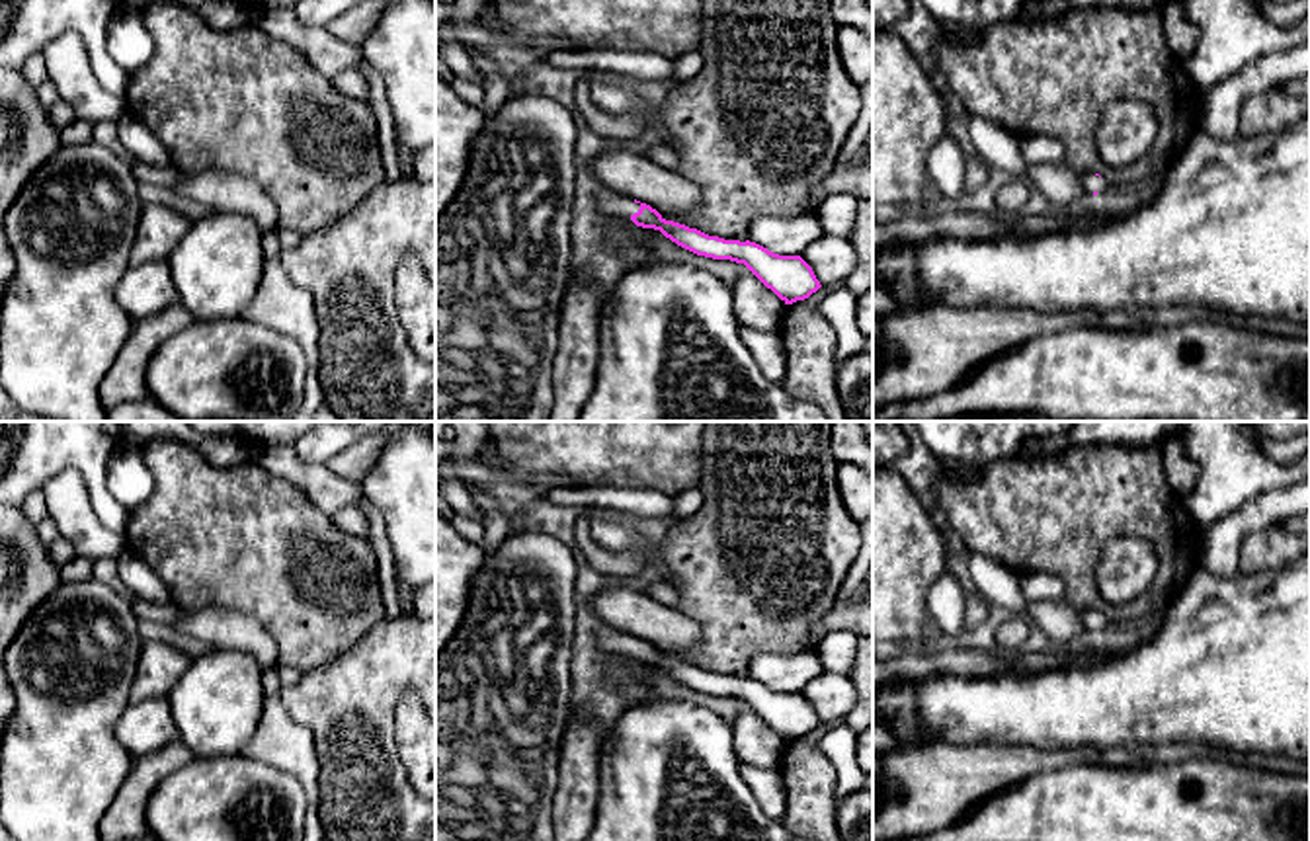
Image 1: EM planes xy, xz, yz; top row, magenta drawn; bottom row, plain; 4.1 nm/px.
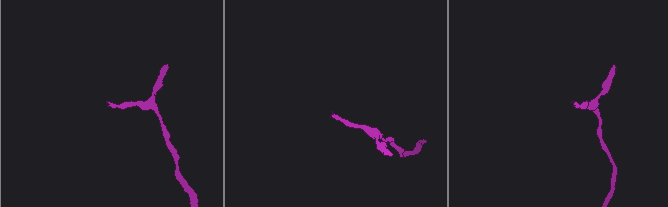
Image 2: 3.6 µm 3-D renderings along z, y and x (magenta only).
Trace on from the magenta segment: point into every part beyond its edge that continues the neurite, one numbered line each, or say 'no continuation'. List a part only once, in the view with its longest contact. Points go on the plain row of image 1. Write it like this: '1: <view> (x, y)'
1: xz (612, 640)

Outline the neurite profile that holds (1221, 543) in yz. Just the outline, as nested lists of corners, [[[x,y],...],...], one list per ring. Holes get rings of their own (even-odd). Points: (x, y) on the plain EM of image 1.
[[[1310,480],[1261,494],[1236,513],[1203,529],[1201,566],[1218,578],[1238,576],[1240,546],[1248,533],[1310,513]]]

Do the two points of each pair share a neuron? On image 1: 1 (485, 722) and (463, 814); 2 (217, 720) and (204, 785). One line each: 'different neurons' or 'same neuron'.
1: same neuron
2: different neurons

